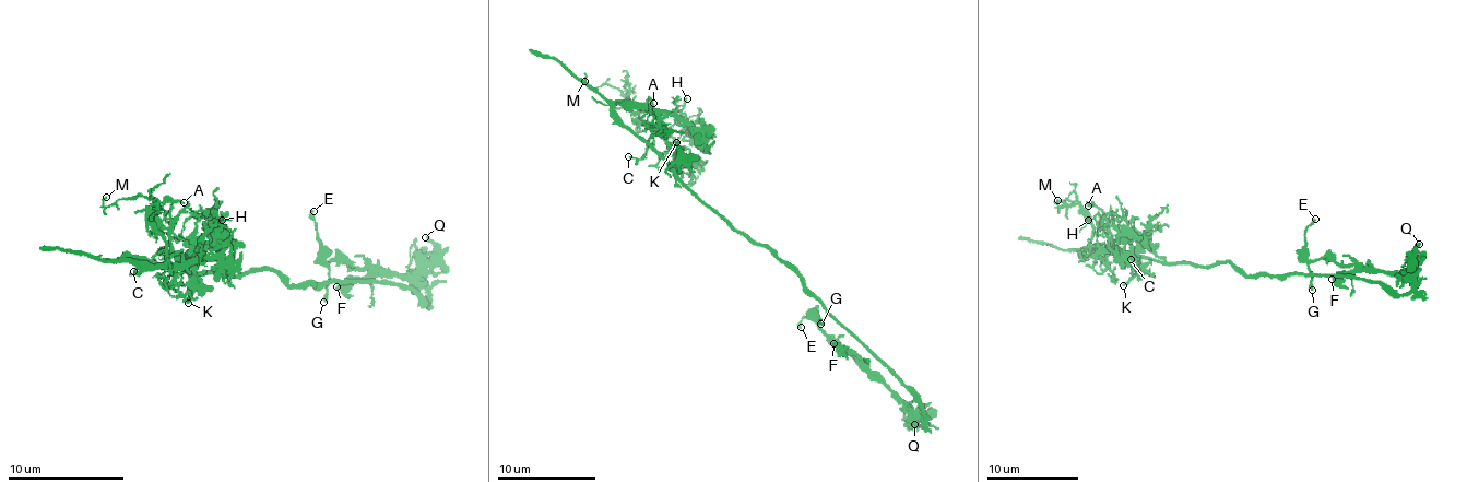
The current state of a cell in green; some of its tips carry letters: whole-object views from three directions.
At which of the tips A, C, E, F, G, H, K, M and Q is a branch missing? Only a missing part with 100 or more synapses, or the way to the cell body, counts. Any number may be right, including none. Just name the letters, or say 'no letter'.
no letter

